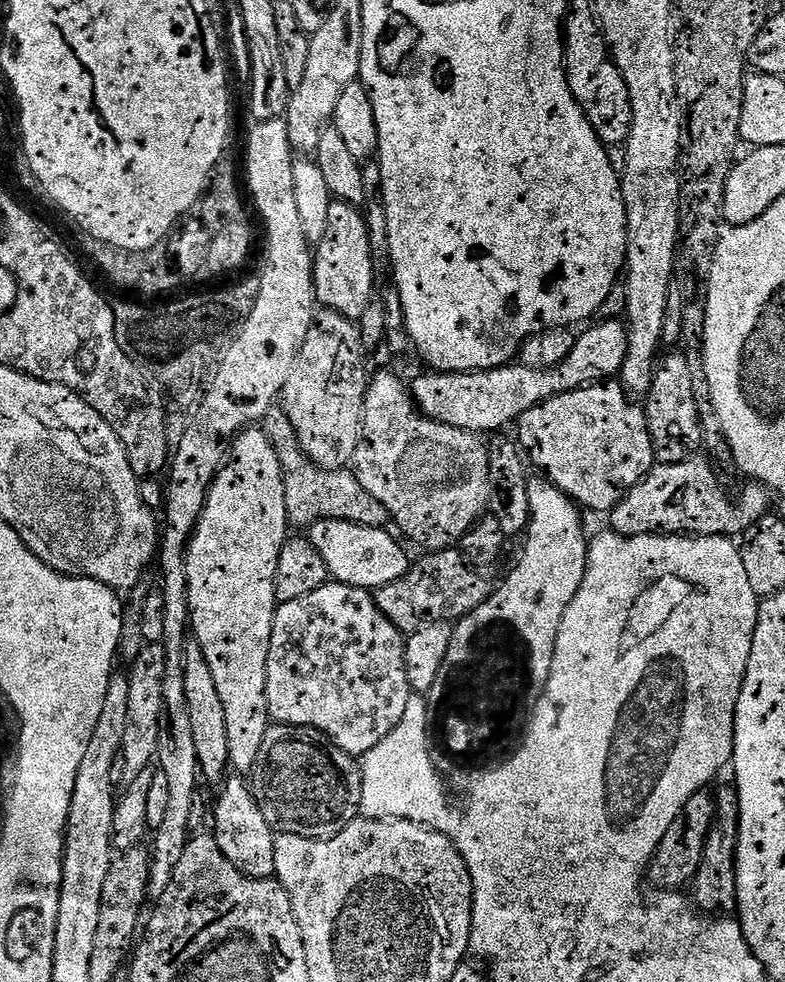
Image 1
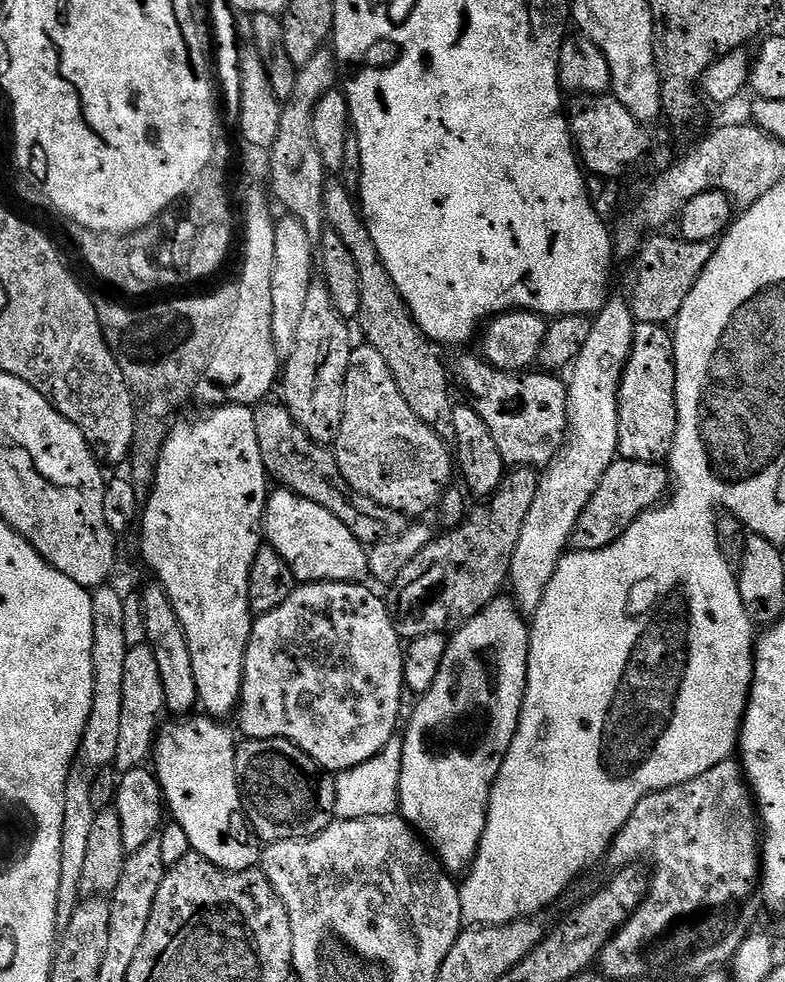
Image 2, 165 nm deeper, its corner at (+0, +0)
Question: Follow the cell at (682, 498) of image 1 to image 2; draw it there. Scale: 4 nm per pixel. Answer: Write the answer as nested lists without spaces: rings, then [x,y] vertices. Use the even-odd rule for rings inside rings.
[[[617,458],[608,467],[606,474],[602,474],[602,482],[598,482],[598,490],[594,490],[590,502],[586,502],[586,510],[582,510],[582,518],[578,518],[578,526],[572,535],[571,547],[578,552],[593,552],[610,546],[618,538],[622,538],[622,534],[626,534],[628,527],[640,515],[649,512],[651,508],[657,507],[669,495],[669,492],[670,473],[663,463],[647,464],[637,460]]]

